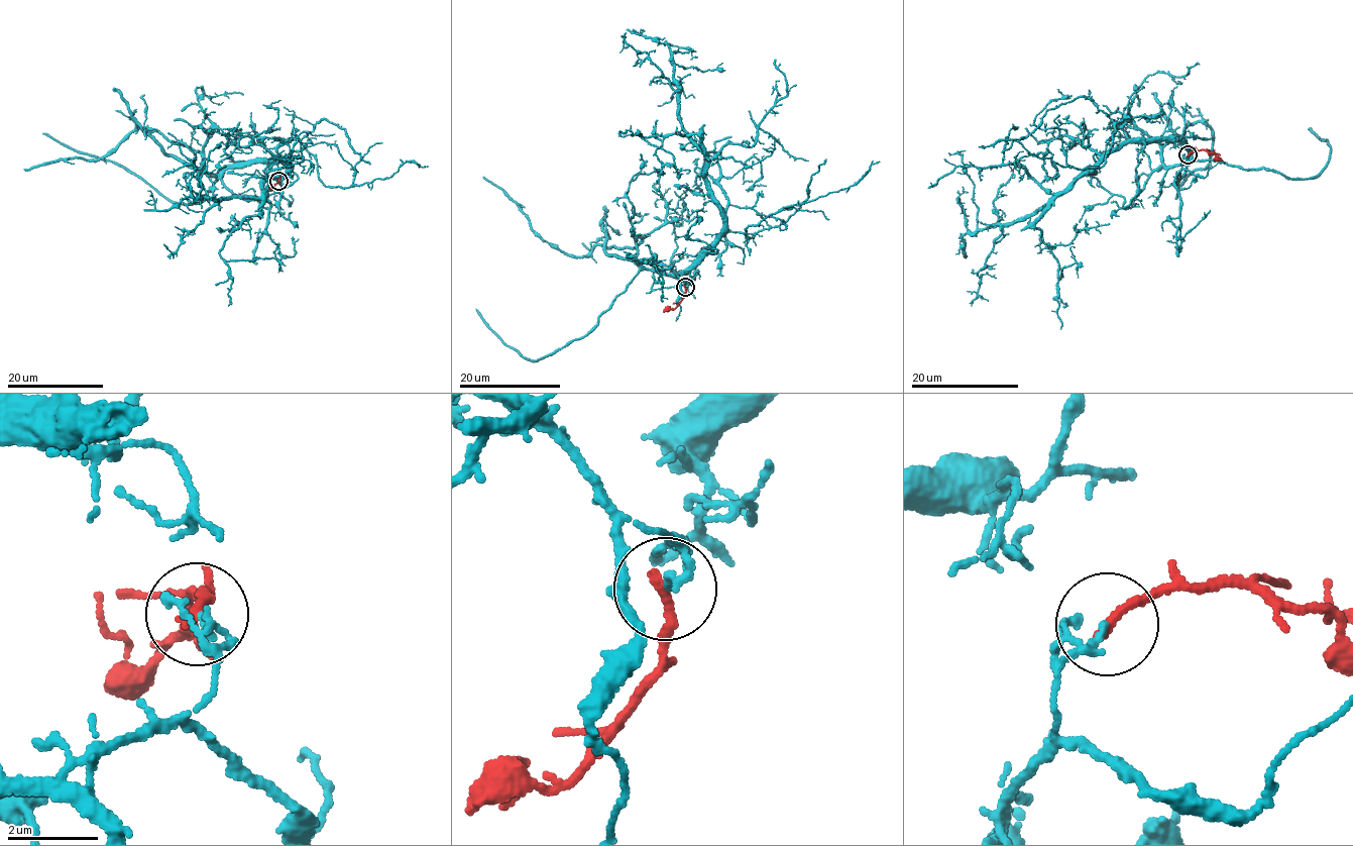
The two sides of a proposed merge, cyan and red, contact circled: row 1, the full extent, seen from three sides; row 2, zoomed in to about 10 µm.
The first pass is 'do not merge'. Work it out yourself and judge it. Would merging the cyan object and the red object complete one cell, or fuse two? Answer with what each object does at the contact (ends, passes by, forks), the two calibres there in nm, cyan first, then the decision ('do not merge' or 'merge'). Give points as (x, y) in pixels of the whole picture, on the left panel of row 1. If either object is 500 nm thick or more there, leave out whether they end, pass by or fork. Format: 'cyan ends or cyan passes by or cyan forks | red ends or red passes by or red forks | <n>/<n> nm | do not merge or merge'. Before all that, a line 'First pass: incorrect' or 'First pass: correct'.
First pass: correct
cyan ends | red ends | 120/260 nm | do not merge

